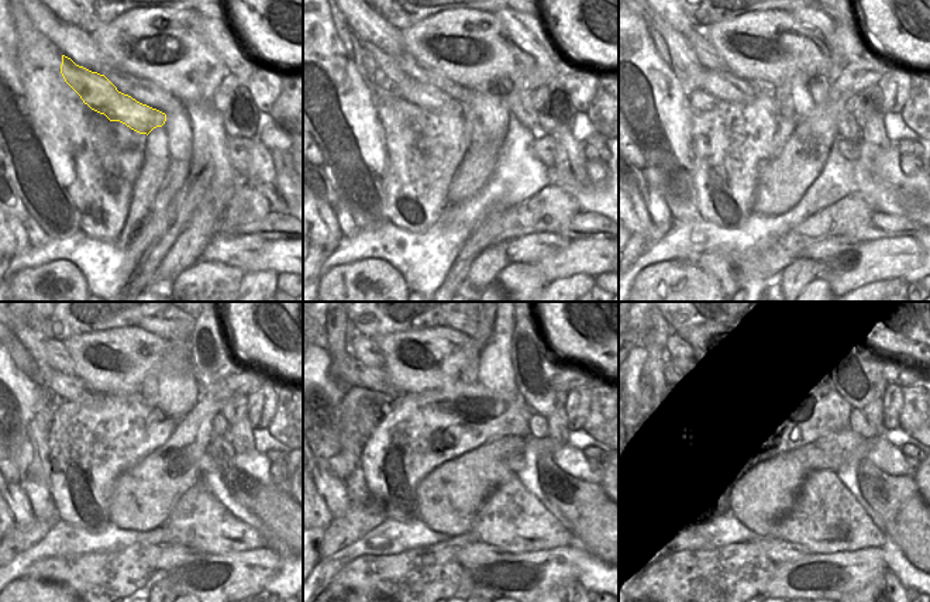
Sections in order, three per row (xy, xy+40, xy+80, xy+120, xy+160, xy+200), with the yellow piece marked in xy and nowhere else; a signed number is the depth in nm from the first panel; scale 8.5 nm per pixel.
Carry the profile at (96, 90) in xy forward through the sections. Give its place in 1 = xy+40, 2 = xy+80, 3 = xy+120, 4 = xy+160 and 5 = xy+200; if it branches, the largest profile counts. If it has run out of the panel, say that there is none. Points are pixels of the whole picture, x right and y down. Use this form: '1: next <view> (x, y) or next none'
1: next xy+40 (379, 69)
2: next xy+80 (693, 76)
3: next xy+120 (69, 388)
4: next xy+160 (345, 370)
5: next xy+200 (657, 368)

